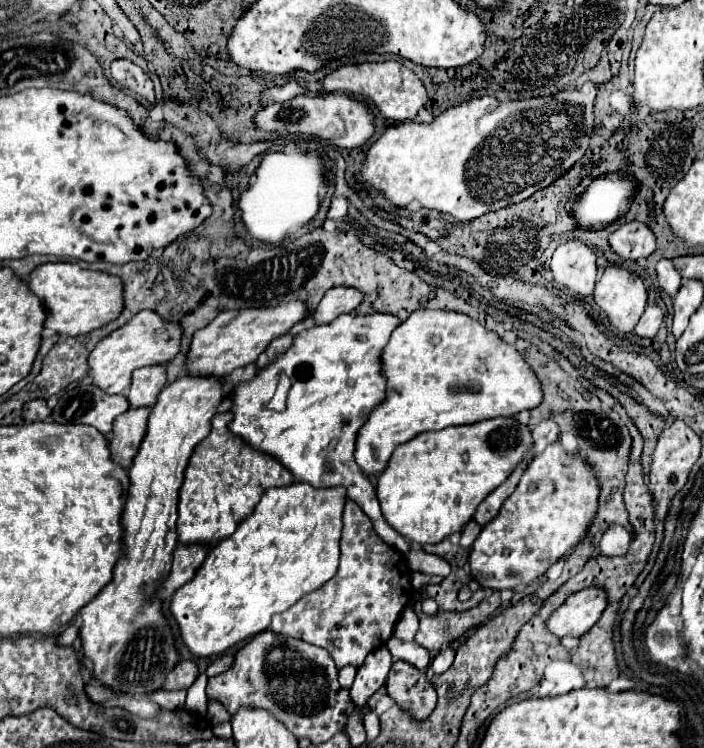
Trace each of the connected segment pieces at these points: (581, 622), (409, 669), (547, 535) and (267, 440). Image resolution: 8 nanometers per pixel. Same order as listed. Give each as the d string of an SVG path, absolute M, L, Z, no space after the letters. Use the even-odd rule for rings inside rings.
M597 586L571 594L547 620L547 630L557 638L583 636L605 610L605 592Z
M393 662L387 682L387 694L415 720L425 720L437 706L437 692L427 680L425 670L417 670L407 662Z
M559 442L549 444L527 466L519 486L503 502L499 514L487 526L483 526L483 530L475 538L471 554L467 558L473 580L477 580L483 588L501 592L501 590L515 590L521 584L529 584L533 578L545 574L553 562L557 562L561 556L569 556L575 544L585 536L597 510L597 496L599 496L599 484L595 480L593 470L579 456L567 454Z
M341 314L331 324L299 332L287 352L279 354L251 380L239 382L239 386L233 388L229 410L233 420L229 422L229 430L243 438L251 448L279 460L295 480L309 482L315 488L343 486L347 498L371 518L377 536L385 544L407 554L411 544L385 522L375 488L353 458L359 426L365 422L369 410L385 398L385 378L381 376L379 354L399 322L401 320L391 314ZM279 372L287 372L293 380L289 406L285 412L269 412L261 408L261 404L273 396Z

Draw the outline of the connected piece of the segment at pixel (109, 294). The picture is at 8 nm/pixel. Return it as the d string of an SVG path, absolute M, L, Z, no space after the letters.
M75 262L41 264L29 274L27 286L47 308L45 328L55 330L59 336L89 334L121 312L121 280L105 272L79 268Z

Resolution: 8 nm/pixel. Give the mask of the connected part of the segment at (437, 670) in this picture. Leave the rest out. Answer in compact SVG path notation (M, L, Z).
M453 648L441 650L441 652L433 658L433 662L431 662L431 672L433 672L433 674L443 674L443 672L451 666L453 656L455 656L455 650L453 650Z

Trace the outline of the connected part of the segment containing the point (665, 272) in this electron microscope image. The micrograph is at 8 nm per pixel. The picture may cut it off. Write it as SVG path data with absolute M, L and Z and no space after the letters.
M659 260L657 262L657 280L659 280L661 290L667 296L673 298L677 294L679 284L681 284L681 276L677 276L677 270L673 270L671 260Z

